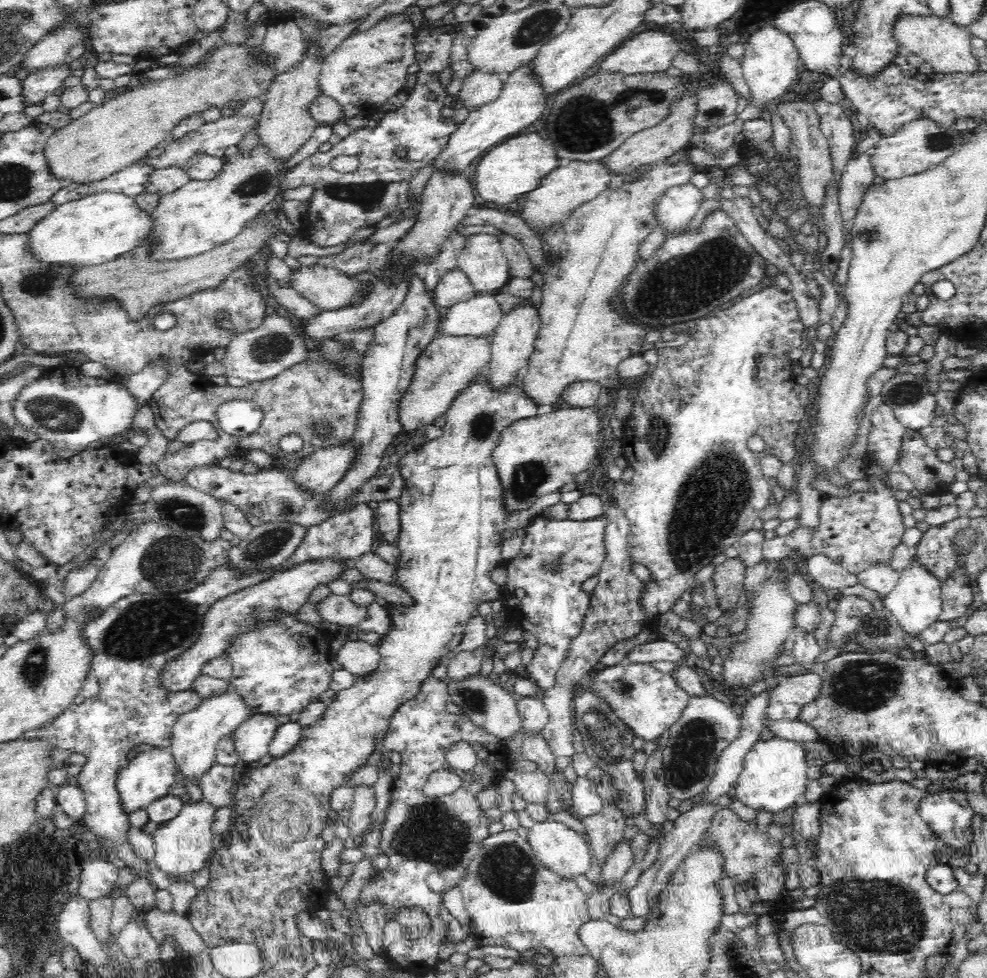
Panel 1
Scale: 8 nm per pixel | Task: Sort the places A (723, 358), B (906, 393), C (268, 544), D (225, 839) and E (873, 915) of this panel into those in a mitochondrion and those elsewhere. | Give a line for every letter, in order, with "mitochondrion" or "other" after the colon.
A: other
B: mitochondrion
C: mitochondrion
D: other
E: mitochondrion

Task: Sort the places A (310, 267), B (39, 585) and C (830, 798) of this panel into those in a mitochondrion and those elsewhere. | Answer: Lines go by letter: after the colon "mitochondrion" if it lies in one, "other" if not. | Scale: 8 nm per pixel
A: other
B: other
C: other

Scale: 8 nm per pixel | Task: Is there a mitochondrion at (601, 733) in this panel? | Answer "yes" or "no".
yes

